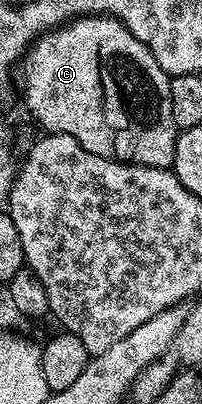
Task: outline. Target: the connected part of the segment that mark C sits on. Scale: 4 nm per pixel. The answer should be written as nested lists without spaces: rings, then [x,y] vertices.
[[[108,16],[74,18],[72,22],[67,22],[64,26],[46,30],[26,50],[25,57],[19,63],[19,86],[21,82],[21,90],[25,93],[25,106],[29,109],[30,116],[42,126],[42,131],[50,134],[75,136],[75,140],[79,140],[79,144],[83,144],[83,148],[87,148],[87,152],[91,152],[95,156],[114,158],[117,162],[131,162],[134,166],[150,166],[160,170],[168,170],[172,167],[175,160],[175,144],[177,143],[177,135],[179,133],[171,112],[169,79],[170,75],[166,74],[163,68],[159,68],[155,56],[151,56],[149,47],[144,46],[118,18]]]

